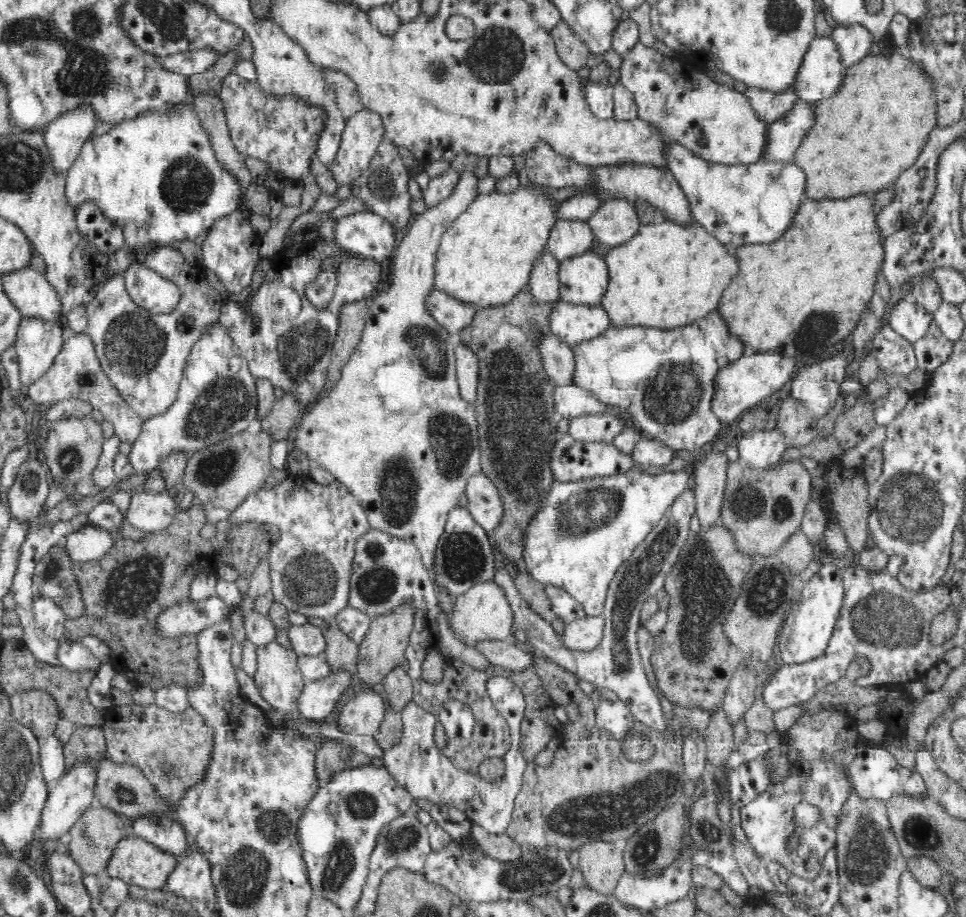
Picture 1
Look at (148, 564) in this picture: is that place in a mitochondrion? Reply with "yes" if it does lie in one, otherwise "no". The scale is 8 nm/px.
yes

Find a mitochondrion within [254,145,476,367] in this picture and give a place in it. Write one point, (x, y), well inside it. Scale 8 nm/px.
(379, 183)

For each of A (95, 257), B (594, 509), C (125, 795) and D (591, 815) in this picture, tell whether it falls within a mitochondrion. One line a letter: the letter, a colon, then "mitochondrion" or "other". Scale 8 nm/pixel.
A: other
B: mitochondrion
C: mitochondrion
D: mitochondrion

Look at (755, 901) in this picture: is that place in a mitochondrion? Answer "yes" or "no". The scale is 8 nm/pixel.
no

